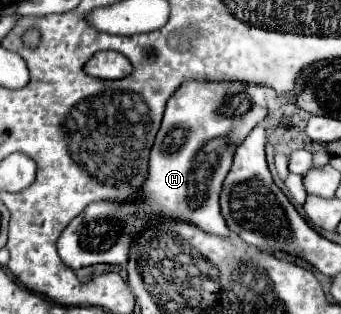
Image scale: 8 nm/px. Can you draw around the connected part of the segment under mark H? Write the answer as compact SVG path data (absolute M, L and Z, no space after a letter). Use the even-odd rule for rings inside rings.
M186 81L166 105L162 127L148 159L148 175L132 203L118 201L96 201L62 231L58 239L58 253L68 267L74 271L86 265L110 263L126 265L130 247L144 229L156 221L184 221L198 229L232 237L222 213L220 213L220 191L230 171L236 147L248 137L248 133L268 117L266 89L262 85L240 85L240 83L210 83L210 81ZM224 137L224 139L222 139ZM214 139L222 141L222 149L216 155L218 163L210 163L210 173L196 173L198 153Z

